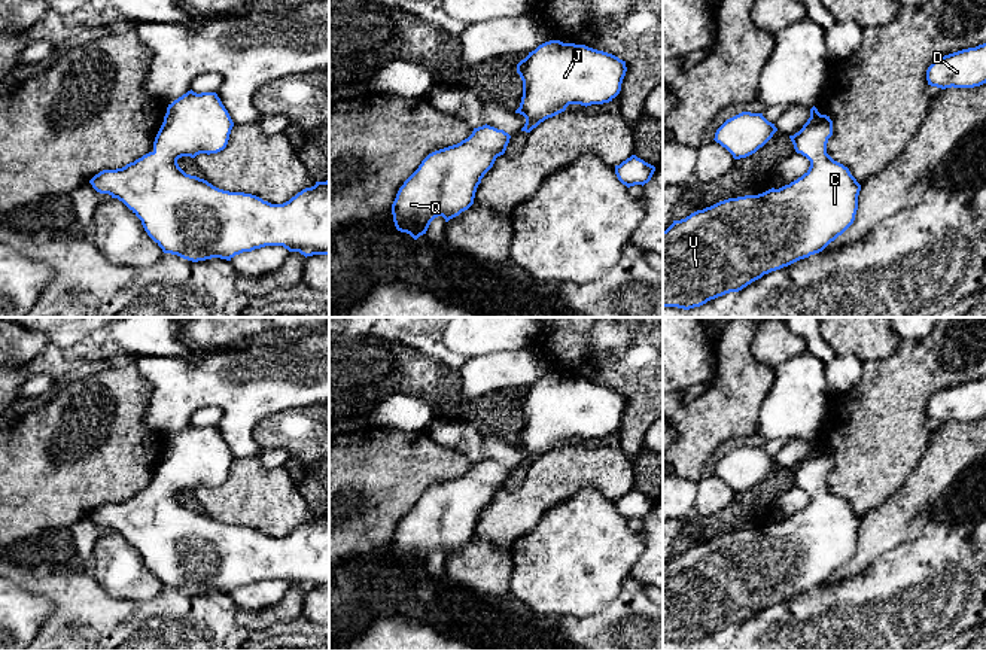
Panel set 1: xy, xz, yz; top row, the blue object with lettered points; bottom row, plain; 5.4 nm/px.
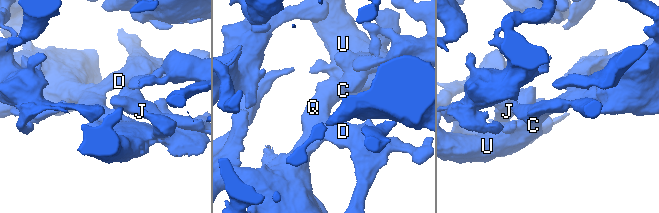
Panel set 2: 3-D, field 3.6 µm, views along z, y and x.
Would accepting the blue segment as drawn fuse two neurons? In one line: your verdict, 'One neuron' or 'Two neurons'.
One neuron

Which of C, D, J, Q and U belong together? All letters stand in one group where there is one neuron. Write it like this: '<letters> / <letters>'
C D J Q U

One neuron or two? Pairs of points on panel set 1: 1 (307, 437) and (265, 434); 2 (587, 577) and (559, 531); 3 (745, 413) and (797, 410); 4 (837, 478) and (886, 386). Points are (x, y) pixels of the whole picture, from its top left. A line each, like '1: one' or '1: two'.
1: one
2: one
3: two
4: one

